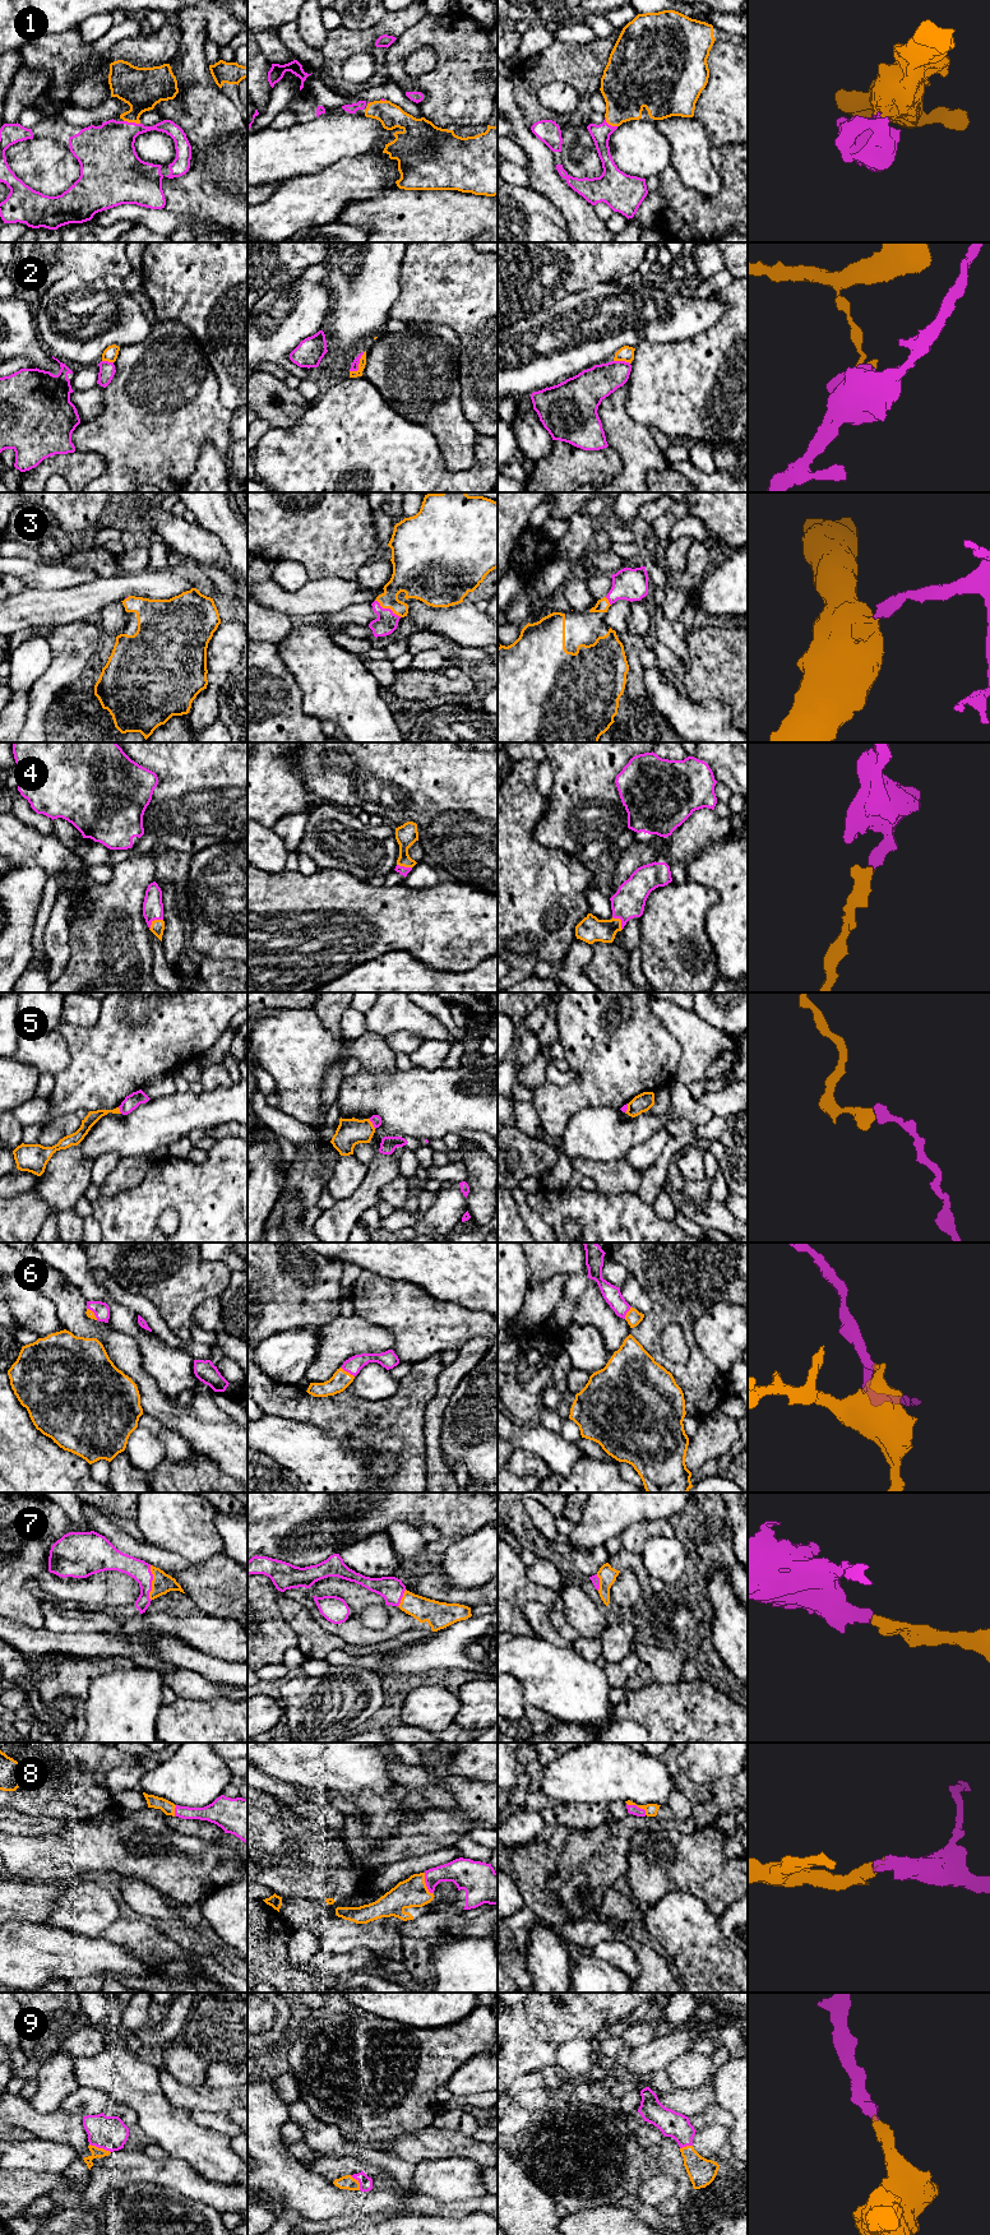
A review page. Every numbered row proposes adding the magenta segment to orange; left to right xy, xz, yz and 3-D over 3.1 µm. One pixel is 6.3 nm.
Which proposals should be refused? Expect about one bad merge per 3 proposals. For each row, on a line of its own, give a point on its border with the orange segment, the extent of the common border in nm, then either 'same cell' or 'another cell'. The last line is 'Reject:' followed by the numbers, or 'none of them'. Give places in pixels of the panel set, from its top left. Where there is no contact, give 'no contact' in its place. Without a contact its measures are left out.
1: xy (132, 121) | 110 nm | same cell
2: xz (359, 365) | 160 nm | another cell
3: xz (388, 607) | 200 nm | same cell
4: xy (153, 921) | 110 nm | same cell
5: xz (371, 1124) | 80 nm | another cell
6: xz (346, 1371) | 110 nm | same cell
7: xy (152, 1583) | 220 nm | same cell
8: xz (425, 1884) | 150 nm | same cell
9: xy (100, 2148) | 150 nm | same cell
Reject: 2, 5

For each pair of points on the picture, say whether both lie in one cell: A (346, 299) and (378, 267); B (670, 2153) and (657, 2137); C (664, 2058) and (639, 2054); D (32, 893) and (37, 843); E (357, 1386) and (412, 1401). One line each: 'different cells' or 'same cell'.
A: same cell
B: different cells
C: same cell
D: different cells
E: different cells

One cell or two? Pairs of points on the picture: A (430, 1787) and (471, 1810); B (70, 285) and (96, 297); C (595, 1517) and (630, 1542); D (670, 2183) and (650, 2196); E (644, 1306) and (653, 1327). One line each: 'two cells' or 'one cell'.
A: two cells
B: one cell
C: two cells
D: one cell
E: two cells

